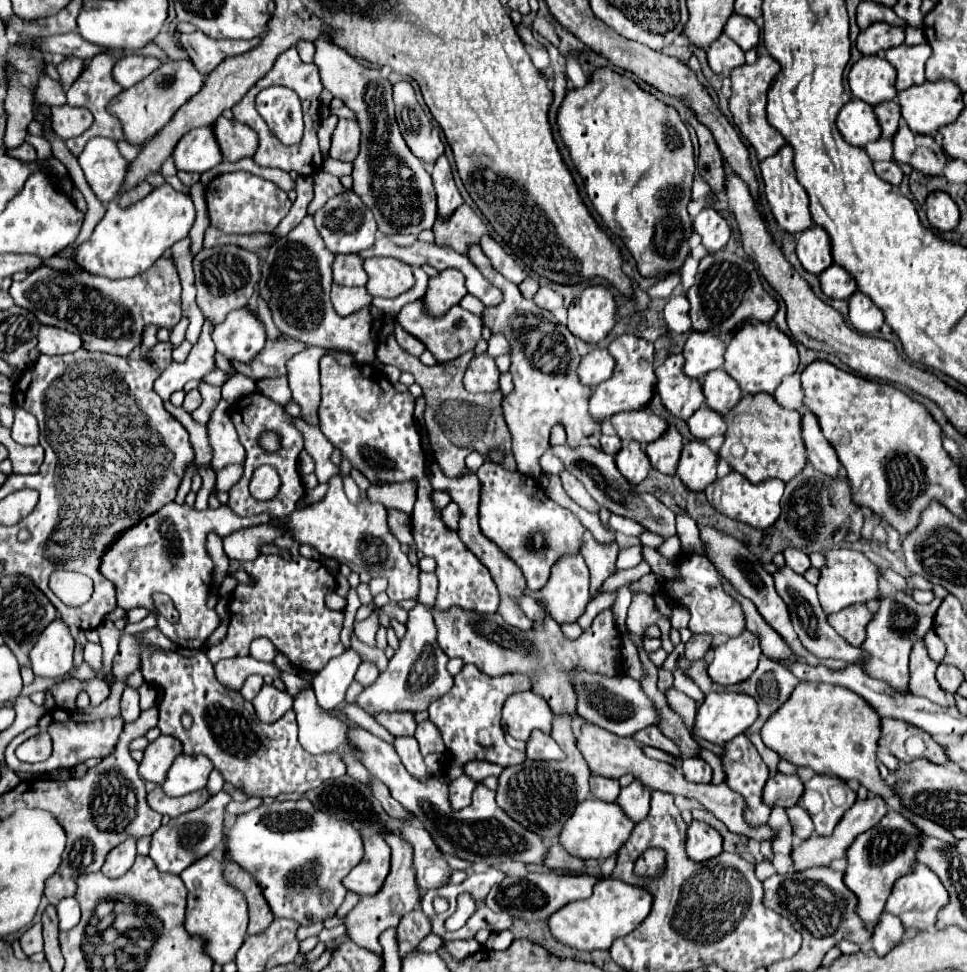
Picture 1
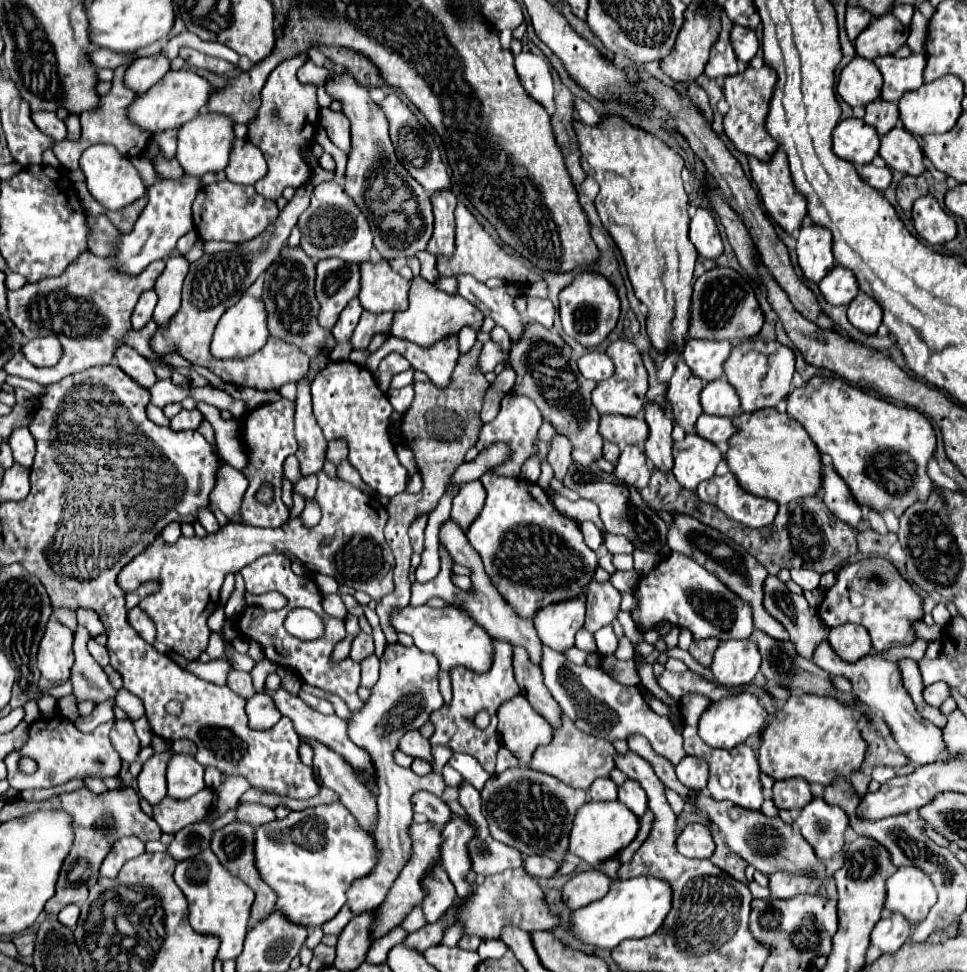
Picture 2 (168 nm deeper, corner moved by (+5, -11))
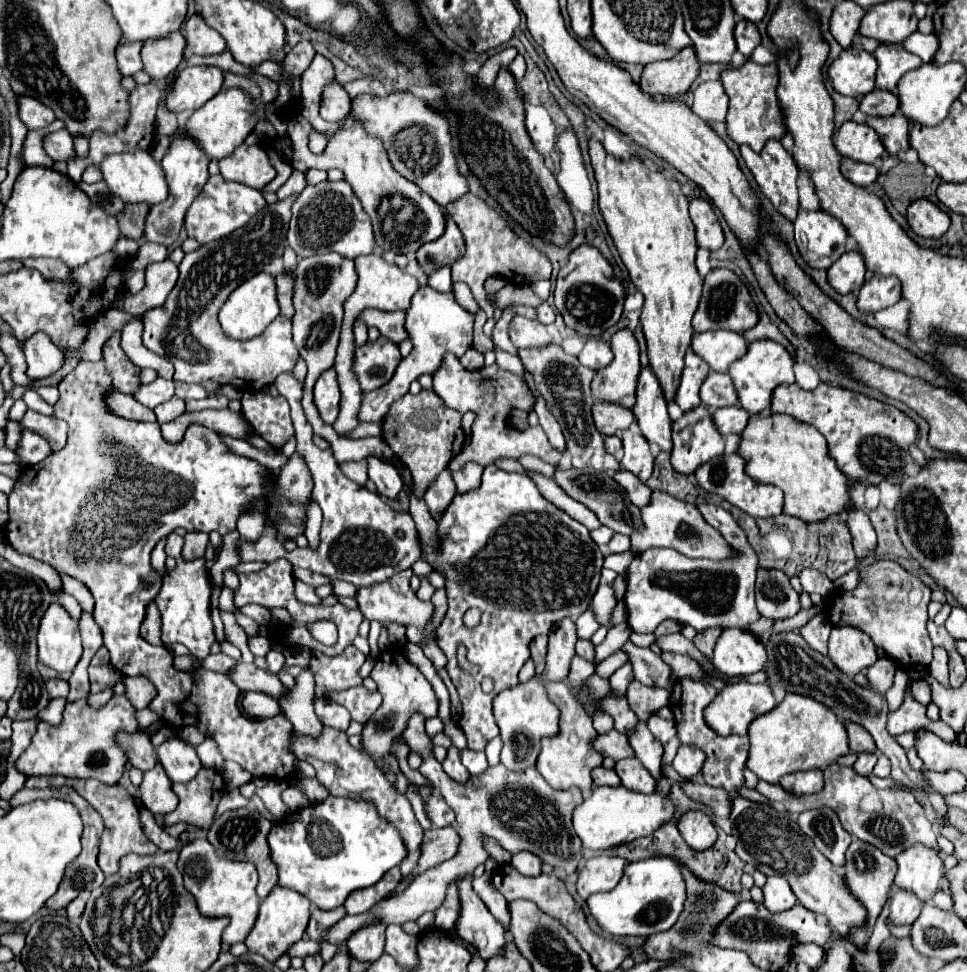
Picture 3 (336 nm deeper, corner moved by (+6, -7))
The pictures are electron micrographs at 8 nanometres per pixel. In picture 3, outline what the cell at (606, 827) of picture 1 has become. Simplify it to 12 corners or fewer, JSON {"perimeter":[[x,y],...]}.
{"perimeter":[[599,786],[575,808],[589,850],[651,836],[677,812],[661,794]]}

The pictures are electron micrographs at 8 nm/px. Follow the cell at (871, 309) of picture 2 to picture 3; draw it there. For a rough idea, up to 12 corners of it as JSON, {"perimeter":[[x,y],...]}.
{"perimeter":[[875,274],[859,290],[857,306],[873,314],[901,300],[895,276]]}

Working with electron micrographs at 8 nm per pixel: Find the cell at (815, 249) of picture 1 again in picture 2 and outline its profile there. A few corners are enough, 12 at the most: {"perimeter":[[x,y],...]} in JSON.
{"perimeter":[[802,226],[796,254],[802,276],[820,282],[834,268],[830,230]]}

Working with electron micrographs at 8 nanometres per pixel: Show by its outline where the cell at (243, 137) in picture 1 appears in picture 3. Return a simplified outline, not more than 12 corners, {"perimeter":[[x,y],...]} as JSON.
{"perimeter":[[261,146],[219,160],[225,180],[263,190],[277,176]]}

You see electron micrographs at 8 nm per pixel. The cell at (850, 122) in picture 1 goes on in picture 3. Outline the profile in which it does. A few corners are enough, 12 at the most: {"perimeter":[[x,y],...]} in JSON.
{"perimeter":[[845,122],[833,142],[841,156],[873,164],[885,152],[867,124]]}

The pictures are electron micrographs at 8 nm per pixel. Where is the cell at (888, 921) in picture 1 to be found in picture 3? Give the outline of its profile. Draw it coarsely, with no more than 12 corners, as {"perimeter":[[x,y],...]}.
{"perimeter":[[909,890],[889,898],[889,920],[913,924],[923,902]]}

